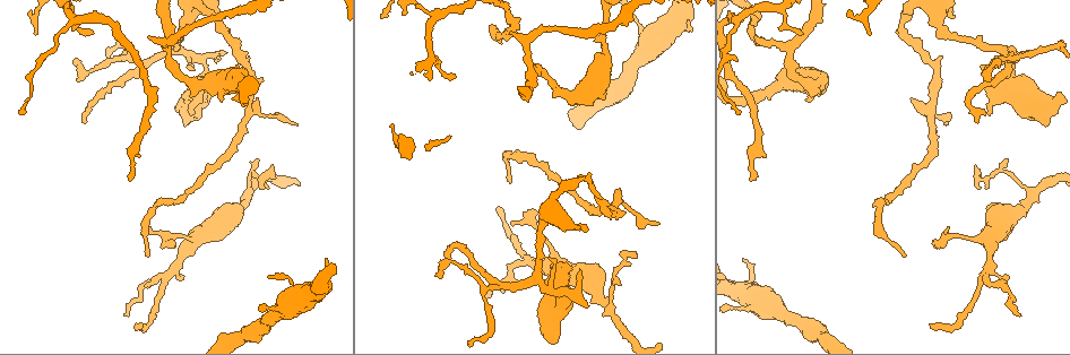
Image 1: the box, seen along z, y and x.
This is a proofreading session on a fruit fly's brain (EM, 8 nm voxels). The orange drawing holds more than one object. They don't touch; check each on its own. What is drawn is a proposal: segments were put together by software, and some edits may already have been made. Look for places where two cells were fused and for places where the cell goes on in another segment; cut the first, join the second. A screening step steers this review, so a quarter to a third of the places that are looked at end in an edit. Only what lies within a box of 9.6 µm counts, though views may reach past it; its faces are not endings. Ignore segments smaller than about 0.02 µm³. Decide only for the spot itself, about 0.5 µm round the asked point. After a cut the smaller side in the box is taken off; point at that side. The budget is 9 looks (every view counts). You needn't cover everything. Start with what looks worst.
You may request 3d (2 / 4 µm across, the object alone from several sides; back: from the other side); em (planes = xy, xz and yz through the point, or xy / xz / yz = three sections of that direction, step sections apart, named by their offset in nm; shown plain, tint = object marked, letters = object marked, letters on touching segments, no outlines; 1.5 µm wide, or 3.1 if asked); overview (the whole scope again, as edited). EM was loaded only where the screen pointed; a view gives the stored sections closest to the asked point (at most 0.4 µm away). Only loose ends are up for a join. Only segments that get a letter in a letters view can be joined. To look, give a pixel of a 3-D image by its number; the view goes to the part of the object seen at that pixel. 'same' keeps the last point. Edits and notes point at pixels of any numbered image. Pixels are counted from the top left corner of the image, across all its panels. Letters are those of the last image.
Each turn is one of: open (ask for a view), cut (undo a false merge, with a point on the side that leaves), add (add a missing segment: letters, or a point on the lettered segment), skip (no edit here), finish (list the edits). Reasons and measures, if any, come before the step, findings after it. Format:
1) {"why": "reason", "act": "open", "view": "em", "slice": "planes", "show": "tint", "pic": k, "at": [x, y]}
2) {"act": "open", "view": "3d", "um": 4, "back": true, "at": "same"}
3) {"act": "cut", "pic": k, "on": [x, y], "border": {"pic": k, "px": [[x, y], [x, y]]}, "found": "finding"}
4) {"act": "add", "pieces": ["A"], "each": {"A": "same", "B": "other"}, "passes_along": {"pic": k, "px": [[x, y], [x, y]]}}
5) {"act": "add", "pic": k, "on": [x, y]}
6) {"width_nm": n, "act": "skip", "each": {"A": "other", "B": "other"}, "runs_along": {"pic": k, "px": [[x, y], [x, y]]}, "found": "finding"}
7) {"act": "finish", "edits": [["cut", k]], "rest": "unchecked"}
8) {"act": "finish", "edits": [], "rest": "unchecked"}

{"why": "branch stops here", "act": "open", "view": "em", "slice": "planes", "show": "letters", "pic": 1, "at": [587, 307]}

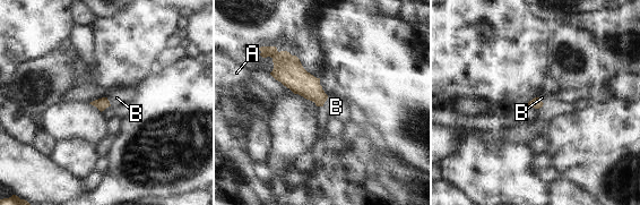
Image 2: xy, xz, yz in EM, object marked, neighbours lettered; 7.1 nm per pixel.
{"act": "add", "pieces": ["B"], "each": {"A": "other", "B": "same"}, "passes_along": {"pic": 2, "px": [[297, 79], [326, 100], [336, 107]]}, "found": "the cell continues"}

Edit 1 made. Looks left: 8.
{"why": "redraw", "act": "open", "view": "overview"}

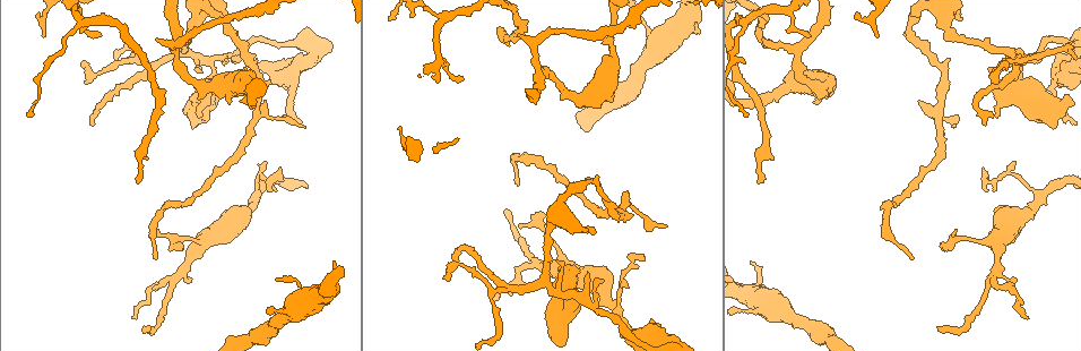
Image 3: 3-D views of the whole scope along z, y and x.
{"why": "tapers out", "act": "open", "view": "em", "slice": "planes", "show": "letters", "pic": 3, "at": [389, 19]}

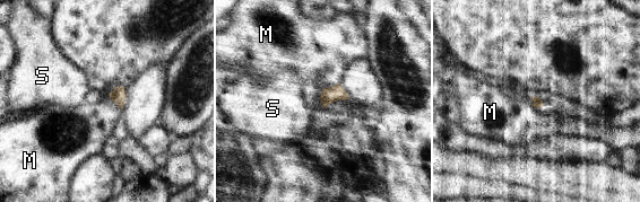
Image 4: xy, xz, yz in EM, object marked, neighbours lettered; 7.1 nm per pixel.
{"width_nm": 70, "longest_contact_nm": ["M", 140], "act": "skip", "each": {"M": "other", "S": "other"}, "found": "no lettered segment goes on from it"}

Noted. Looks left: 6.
{"why": "long arm stops here", "act": "open", "view": "3d", "um": 2, "pic": 3, "at": [911, 256]}

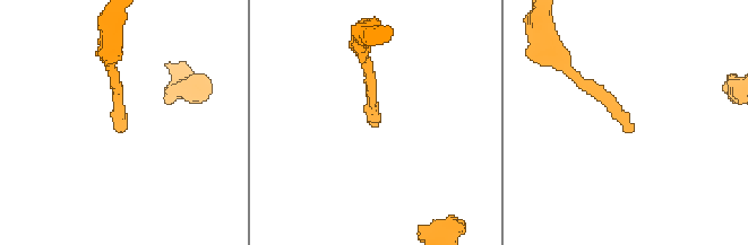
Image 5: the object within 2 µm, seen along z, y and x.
{"act": "open", "view": "em", "slice": "planes", "show": "tint", "pic": 5, "at": [374, 126]}

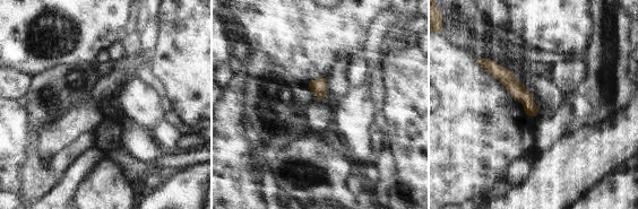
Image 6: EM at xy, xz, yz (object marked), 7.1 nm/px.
{"act": "open", "view": "em", "slice": "planes", "show": "letters", "at": "same"}

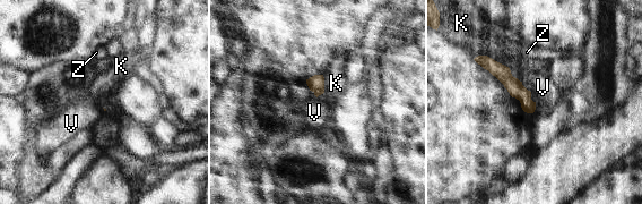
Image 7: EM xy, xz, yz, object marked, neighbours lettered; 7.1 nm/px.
{"act": "skip", "each": {"K": "other", "V": "other", "Z": "other"}, "found": "none of them fits"}

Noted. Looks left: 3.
{"why": "free end", "act": "open", "view": "em", "slice": "planes", "show": "letters", "pic": 3, "at": [752, 262]}

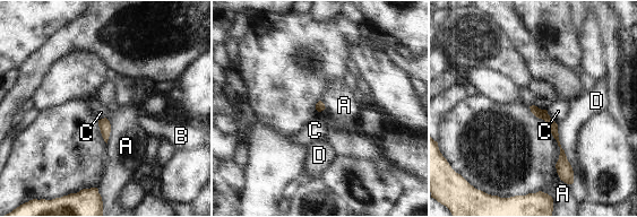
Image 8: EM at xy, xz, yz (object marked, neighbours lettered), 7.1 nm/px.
{"act": "skip", "each": {"A": "other", "B": "other", "C": "other", "D": "other"}, "border": {"pic": 8, "px": [[110, 121], [110, 136], [106, 142]]}, "found": "no lettered segment goes on from it"}

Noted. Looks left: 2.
{"act": "finish", "edits": [["add", 2]], "rest": "unchecked"}

